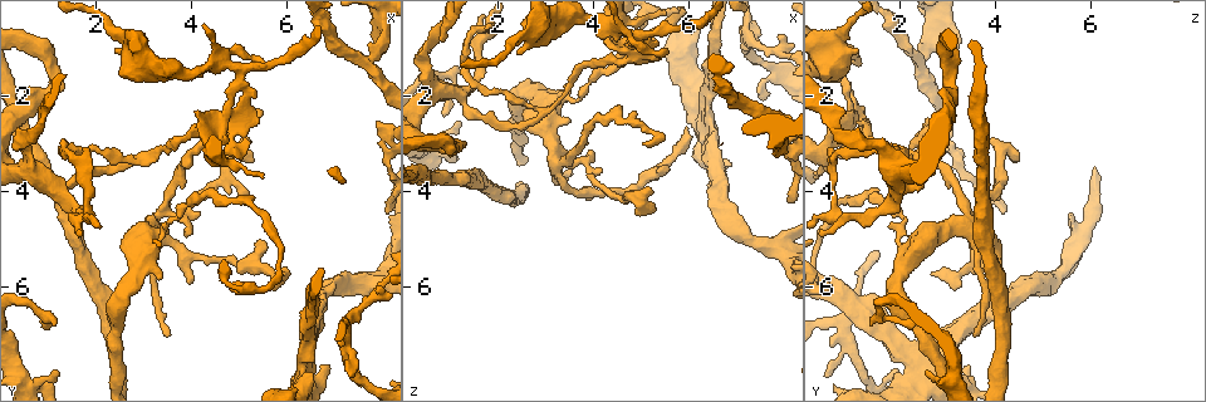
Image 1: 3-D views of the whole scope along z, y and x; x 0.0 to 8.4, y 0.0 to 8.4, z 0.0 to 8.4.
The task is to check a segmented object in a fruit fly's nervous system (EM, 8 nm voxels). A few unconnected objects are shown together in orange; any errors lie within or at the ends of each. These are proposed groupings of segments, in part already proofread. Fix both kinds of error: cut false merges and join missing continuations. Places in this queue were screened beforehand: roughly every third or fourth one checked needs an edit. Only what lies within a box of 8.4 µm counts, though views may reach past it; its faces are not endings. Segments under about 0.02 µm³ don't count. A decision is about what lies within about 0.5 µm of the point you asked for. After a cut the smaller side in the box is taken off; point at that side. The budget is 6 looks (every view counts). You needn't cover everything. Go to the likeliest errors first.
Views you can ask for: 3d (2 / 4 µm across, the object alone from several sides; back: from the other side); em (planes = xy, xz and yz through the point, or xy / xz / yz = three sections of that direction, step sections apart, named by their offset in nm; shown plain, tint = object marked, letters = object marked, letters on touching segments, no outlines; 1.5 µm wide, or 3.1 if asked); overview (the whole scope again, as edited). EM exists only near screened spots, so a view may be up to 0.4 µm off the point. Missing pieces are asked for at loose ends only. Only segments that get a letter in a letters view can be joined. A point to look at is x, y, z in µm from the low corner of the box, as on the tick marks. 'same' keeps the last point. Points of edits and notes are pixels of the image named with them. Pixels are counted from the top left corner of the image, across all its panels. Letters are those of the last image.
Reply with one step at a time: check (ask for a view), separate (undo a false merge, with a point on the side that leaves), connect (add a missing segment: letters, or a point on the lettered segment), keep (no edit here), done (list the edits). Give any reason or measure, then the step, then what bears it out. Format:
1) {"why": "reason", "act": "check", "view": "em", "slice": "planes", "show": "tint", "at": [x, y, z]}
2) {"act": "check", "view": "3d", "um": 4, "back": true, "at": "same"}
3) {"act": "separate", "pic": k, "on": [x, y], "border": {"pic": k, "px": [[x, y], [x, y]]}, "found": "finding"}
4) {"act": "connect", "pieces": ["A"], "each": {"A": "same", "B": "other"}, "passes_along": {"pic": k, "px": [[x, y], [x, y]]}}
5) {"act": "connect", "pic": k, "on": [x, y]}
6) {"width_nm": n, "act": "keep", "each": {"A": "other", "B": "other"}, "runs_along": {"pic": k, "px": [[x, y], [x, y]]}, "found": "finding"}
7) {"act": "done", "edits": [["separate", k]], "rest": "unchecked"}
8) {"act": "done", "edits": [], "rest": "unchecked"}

{"why": "long arm stops here", "act": "check", "view": "em", "slice": "planes", "show": "letters", "at": [0.90, 6.70, 2.45]}

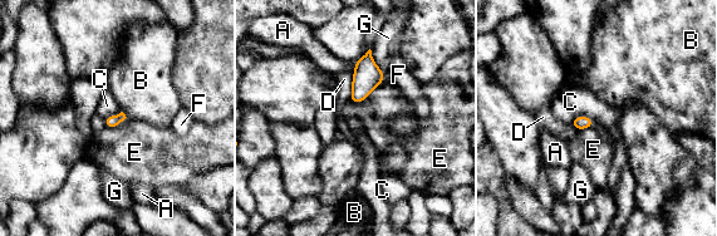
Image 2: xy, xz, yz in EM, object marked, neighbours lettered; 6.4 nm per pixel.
{"longest_contact_nm": ["E", 260], "act": "keep", "each": {"A": "other", "B": "other", "C": "other", "D": "other", "E": "other", "F": "other", "G": "other"}, "border": {"pic": 2, "px": [[569, 122], [578, 116], [595, 122]]}, "found": "none of them fits"}

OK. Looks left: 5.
{"why": "branch point", "act": "check", "view": "3d", "um": 4, "at": [3.10, 3.25, 2.25]}

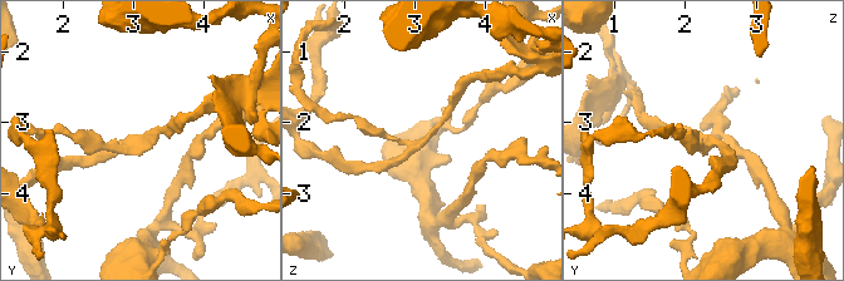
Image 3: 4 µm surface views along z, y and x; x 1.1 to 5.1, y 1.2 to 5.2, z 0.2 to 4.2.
{"why": "now the EM", "act": "check", "view": "em", "slice": "yz", "step": 4, "show": "letters", "at": [3.15, 3.25, 2.25]}

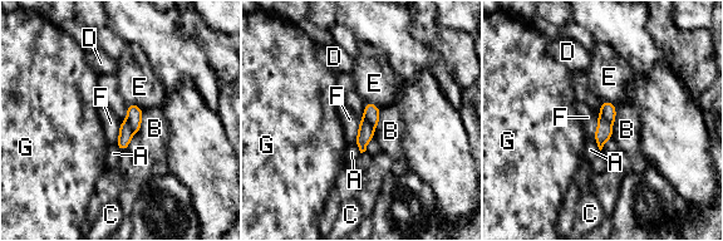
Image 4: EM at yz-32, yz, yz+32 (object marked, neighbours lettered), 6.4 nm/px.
{"longest_contact_nm": ["B", 220], "act": "keep", "each": {"A": "other", "B": "other", "C": "other", "D": "other", "E": "other", "F": "other", "G": "other"}, "border": {"pic": 4, "px": [[615, 104], [613, 137]]}, "found": "one neuron here"}

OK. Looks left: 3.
{"why": "branch stops here", "act": "check", "view": "em", "slice": "planes", "show": "letters", "at": [5.95, 5.65, 2.70]}

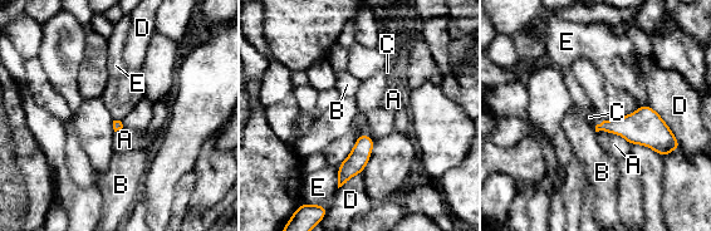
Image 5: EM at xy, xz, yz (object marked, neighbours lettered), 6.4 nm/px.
{"act": "connect", "pieces": ["C"], "each": {"A": "other", "B": "other", "C": "same", "D": "other", "E": "other"}, "passes_along": {"pic": 5, "px": [[636, 128], [597, 124], [589, 117]]}, "found": "the neuron continues"}

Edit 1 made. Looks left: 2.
{"act": "done", "edits": [["connect", 5]], "rest": "unchecked"}

